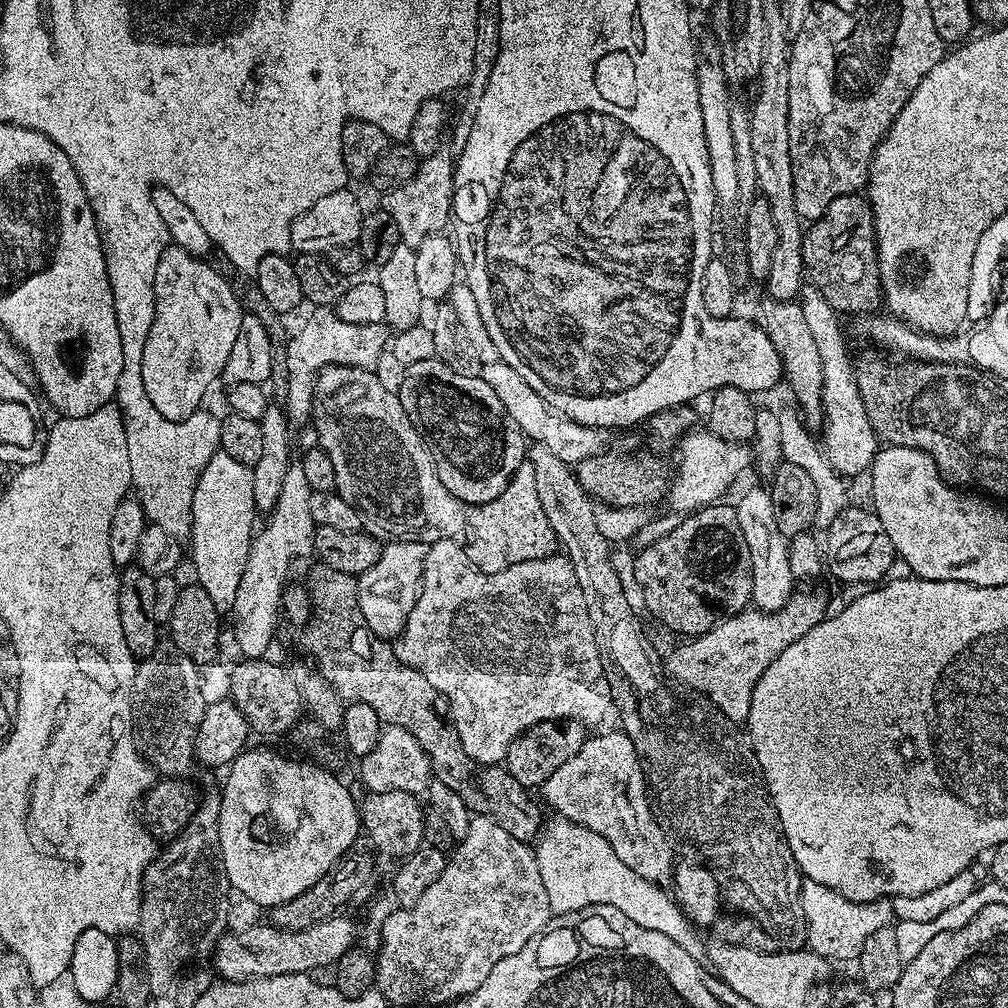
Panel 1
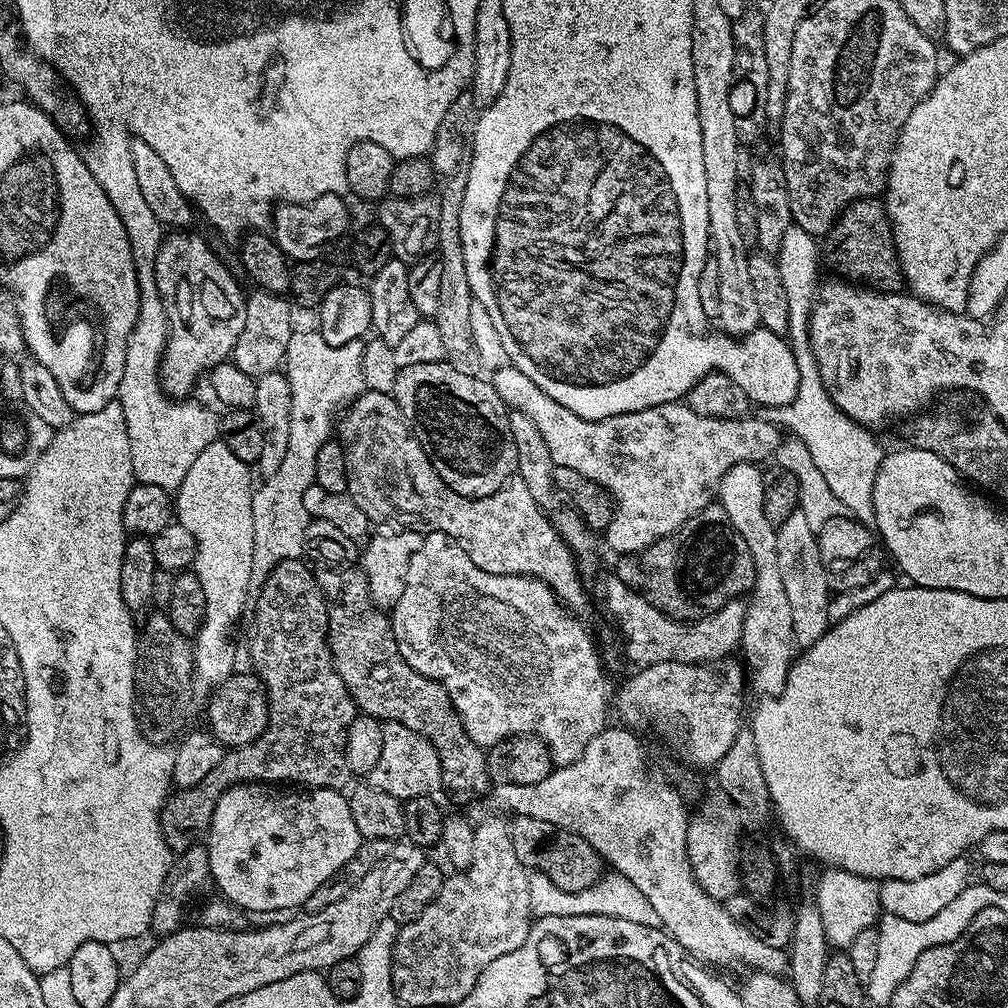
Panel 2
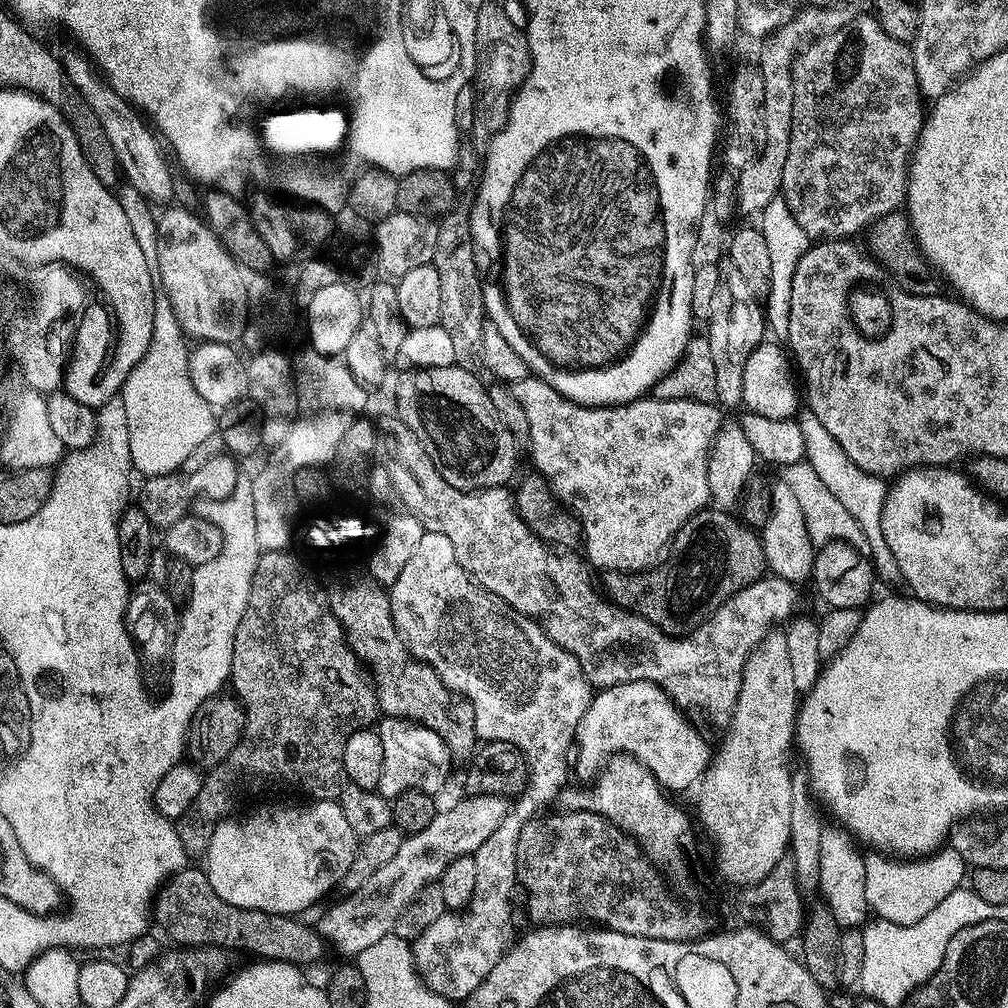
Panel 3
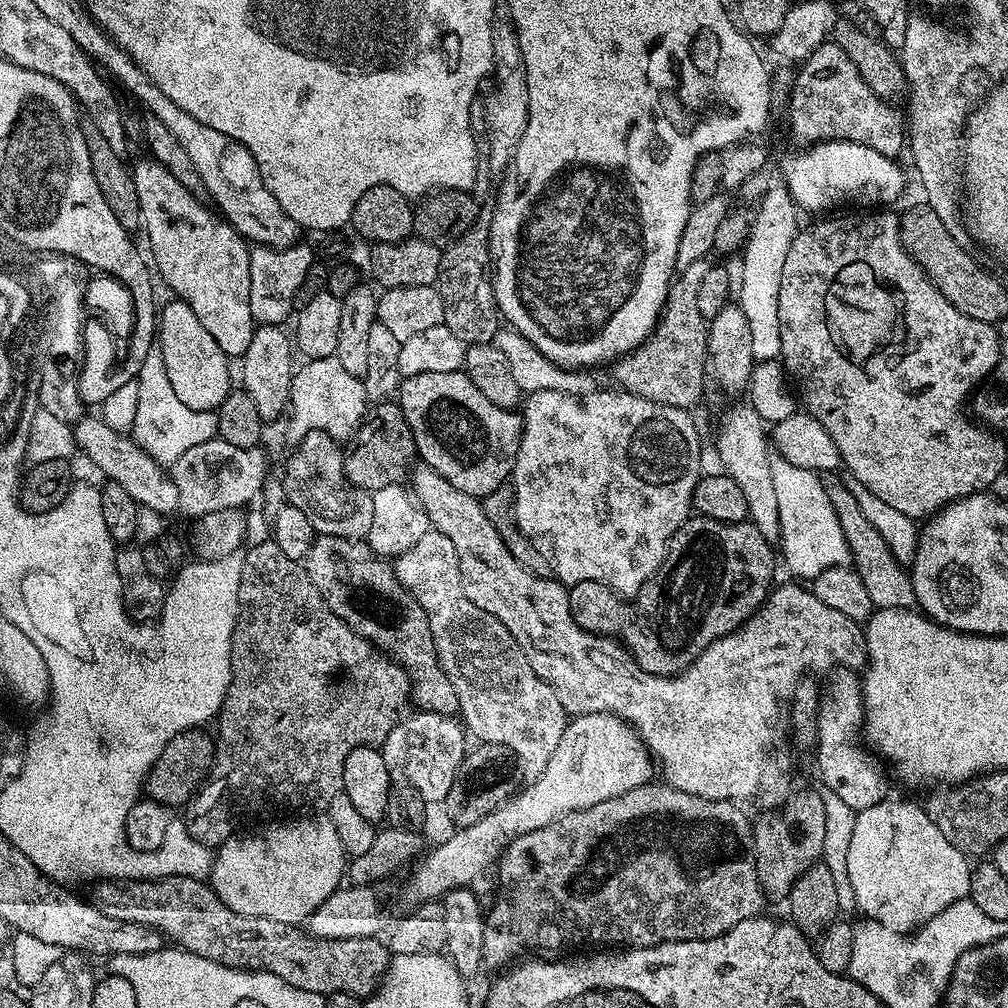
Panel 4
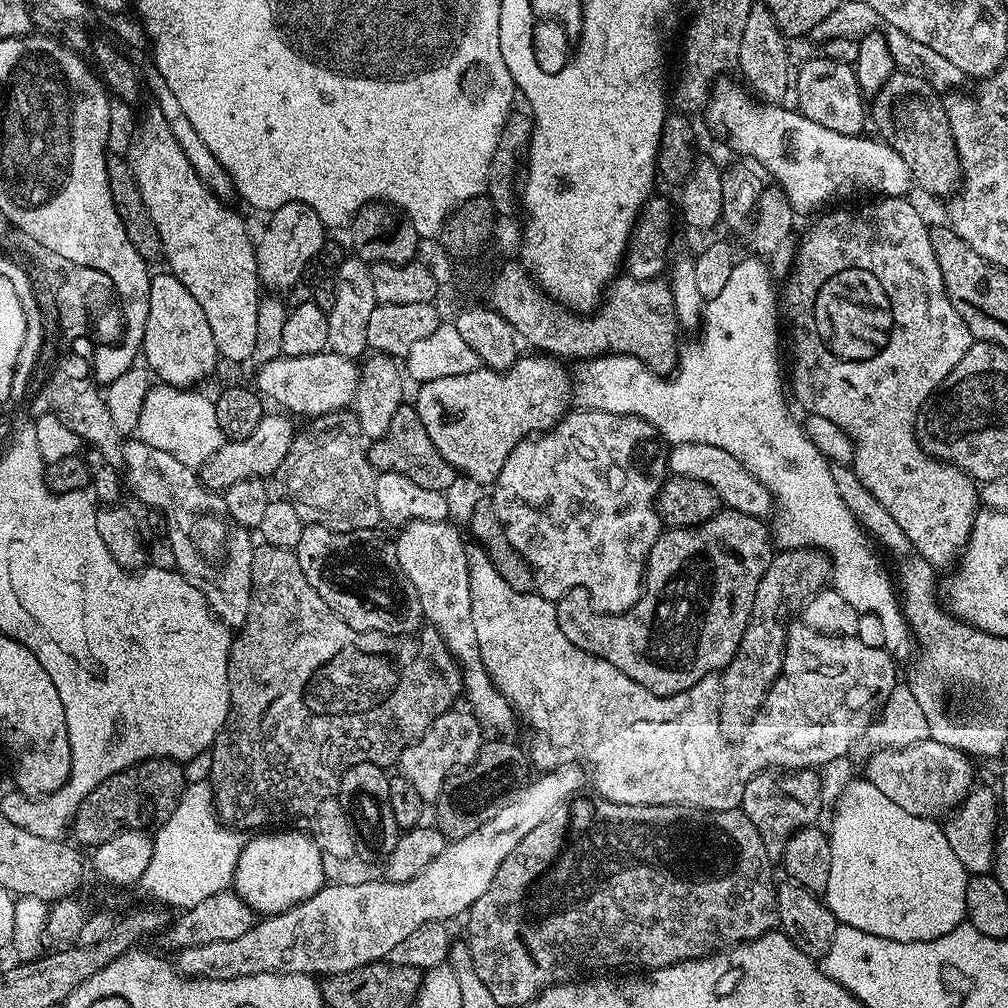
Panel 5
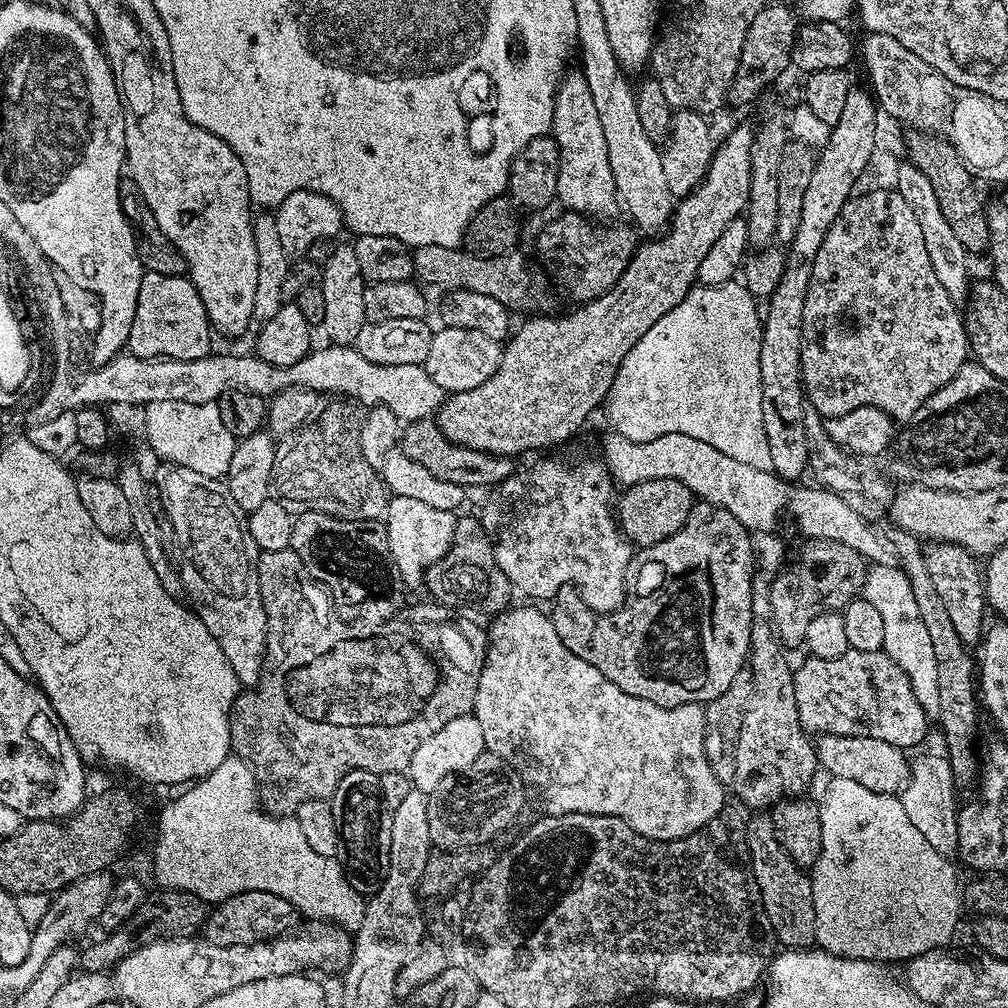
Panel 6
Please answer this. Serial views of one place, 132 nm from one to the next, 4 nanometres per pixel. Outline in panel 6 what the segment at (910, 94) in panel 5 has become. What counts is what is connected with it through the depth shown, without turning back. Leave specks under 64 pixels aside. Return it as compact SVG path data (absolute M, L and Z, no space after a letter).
M930 132L907 133L904 144L908 147L907 159L926 178L930 178L930 186L934 186L934 194L938 194L938 206L942 206L942 214L946 214L946 222L950 222L950 230L954 230L958 242L962 242L964 249L970 254L976 254L989 247L992 235L988 225L988 210L985 201L980 201L980 192L972 171L962 162L962 158L954 146L946 140L933 136Z

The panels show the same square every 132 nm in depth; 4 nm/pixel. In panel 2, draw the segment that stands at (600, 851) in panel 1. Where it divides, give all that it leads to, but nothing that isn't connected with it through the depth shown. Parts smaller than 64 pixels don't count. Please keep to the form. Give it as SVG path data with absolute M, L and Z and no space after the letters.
M617 872L601 877L590 887L581 888L576 893L562 890L549 881L545 875L537 873L530 878L530 900L532 913L535 917L576 917L582 914L598 914L599 916L625 918L638 925L657 928L662 926L658 912L650 906L646 896L632 882Z

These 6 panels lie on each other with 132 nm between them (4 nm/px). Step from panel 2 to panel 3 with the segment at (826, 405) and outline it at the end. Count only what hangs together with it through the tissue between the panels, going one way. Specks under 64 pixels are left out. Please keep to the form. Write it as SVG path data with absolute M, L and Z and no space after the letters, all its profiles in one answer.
M806 420L801 423L801 428L803 437L806 438L805 459L817 471L818 478L830 487L830 492L834 494L838 502L841 502L842 506L854 515L855 521L866 534L868 552L877 581L879 583L881 581L888 590L901 589L905 585L902 570L899 569L898 562L886 544L885 534L882 532L882 516L888 489L885 481L879 476L868 475L860 467L854 466L849 456L842 450L842 446L833 440L833 436L821 423Z

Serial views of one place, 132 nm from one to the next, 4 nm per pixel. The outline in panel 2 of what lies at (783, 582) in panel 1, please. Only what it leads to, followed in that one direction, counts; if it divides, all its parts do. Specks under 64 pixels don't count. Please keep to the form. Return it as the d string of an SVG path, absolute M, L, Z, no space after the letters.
M752 462L731 468L720 479L718 503L726 510L734 530L742 534L742 542L750 546L750 558L754 558L756 580L746 600L739 651L744 652L743 663L750 669L751 691L753 688L757 697L767 698L778 695L782 690L794 659L794 644L789 599L778 570L777 525L766 518L764 472L756 468L759 467Z

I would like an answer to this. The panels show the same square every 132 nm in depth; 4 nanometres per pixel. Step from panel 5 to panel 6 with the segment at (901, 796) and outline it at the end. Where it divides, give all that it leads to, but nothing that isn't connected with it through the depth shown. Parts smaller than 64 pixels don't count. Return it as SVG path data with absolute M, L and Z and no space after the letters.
M821 735L814 744L819 767L824 768L832 778L850 778L858 782L858 786L866 786L866 790L896 794L908 782L910 760L905 749L890 746L890 742L882 742L882 738L869 736Z

